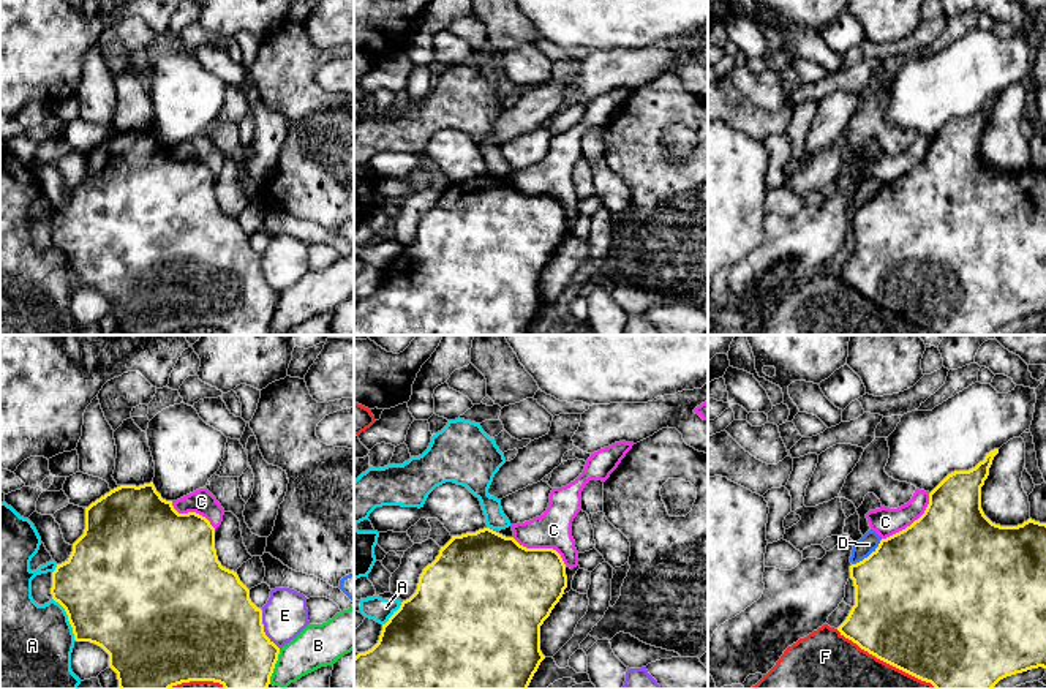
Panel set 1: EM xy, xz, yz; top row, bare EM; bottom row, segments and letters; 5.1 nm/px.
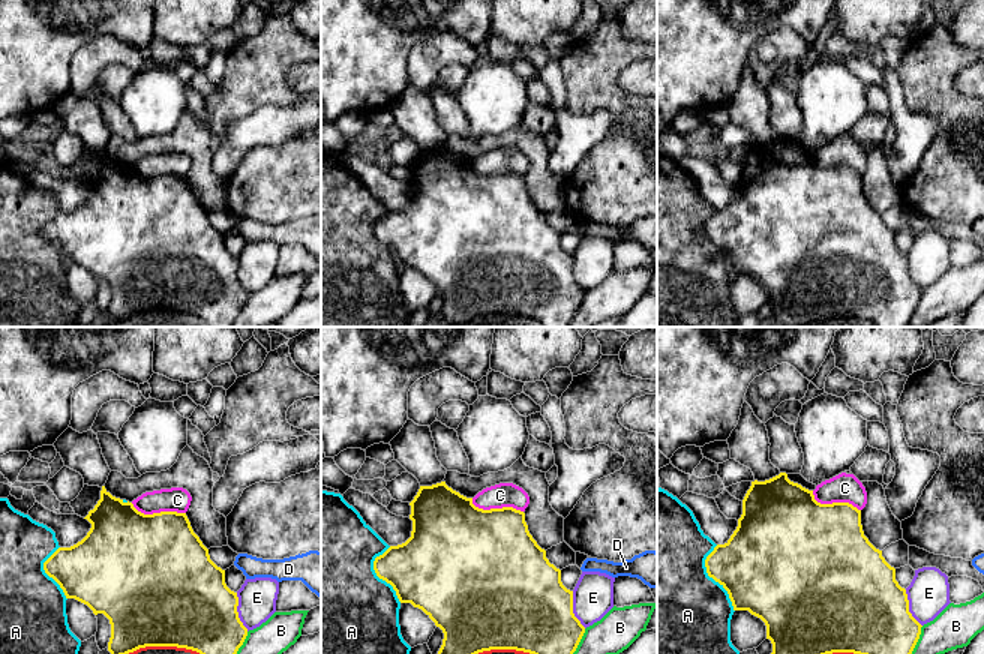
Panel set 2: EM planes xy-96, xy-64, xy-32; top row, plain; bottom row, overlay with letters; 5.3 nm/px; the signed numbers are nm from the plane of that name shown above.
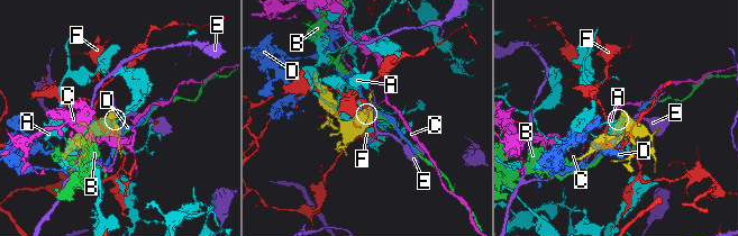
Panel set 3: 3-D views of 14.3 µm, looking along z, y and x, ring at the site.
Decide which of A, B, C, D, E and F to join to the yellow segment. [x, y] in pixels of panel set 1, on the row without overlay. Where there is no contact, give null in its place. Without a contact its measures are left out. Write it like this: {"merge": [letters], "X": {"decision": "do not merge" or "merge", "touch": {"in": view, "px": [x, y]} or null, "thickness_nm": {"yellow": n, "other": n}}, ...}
{"merge": [], "A": {"decision": "do not merge", "touch": {"in": "xy", "px": [68, 266]}, "thickness_nm": {"yellow": 480, "other": 440}}, "B": {"decision": "do not merge", "touch": {"in": "xy", "px": [274, 313]}, "thickness_nm": {"yellow": 380, "other": 220}}, "C": {"decision": "do not merge", "touch": {"in": "yz", "px": [914, 168]}, "thickness_nm": {"yellow": 500, "other": 150}}, "D": {"decision": "do not merge", "touch": {"in": "yz", "px": [869, 201]}, "thickness_nm": {"yellow": 500, "other": 90}}, "E": {"decision": "do not merge", "touch": {"in": "xy", "px": [263, 275]}, "thickness_nm": {"yellow": 500, "other": 240}}, "F": {"decision": "do not merge", "touch": {"in": "yz", "px": [887, 308]}, "thickness_nm": {"yellow": 500, "other": 420}}}

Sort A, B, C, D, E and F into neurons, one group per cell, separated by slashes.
A / B / C / D / E / F

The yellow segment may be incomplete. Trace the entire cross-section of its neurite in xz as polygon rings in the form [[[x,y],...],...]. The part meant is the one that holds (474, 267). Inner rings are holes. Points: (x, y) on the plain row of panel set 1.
[[[490,174],[452,182],[420,220],[416,239],[382,270],[378,289],[354,303],[354,335],[528,335],[545,305],[540,272],[566,234],[566,210],[553,194],[526,194]]]

